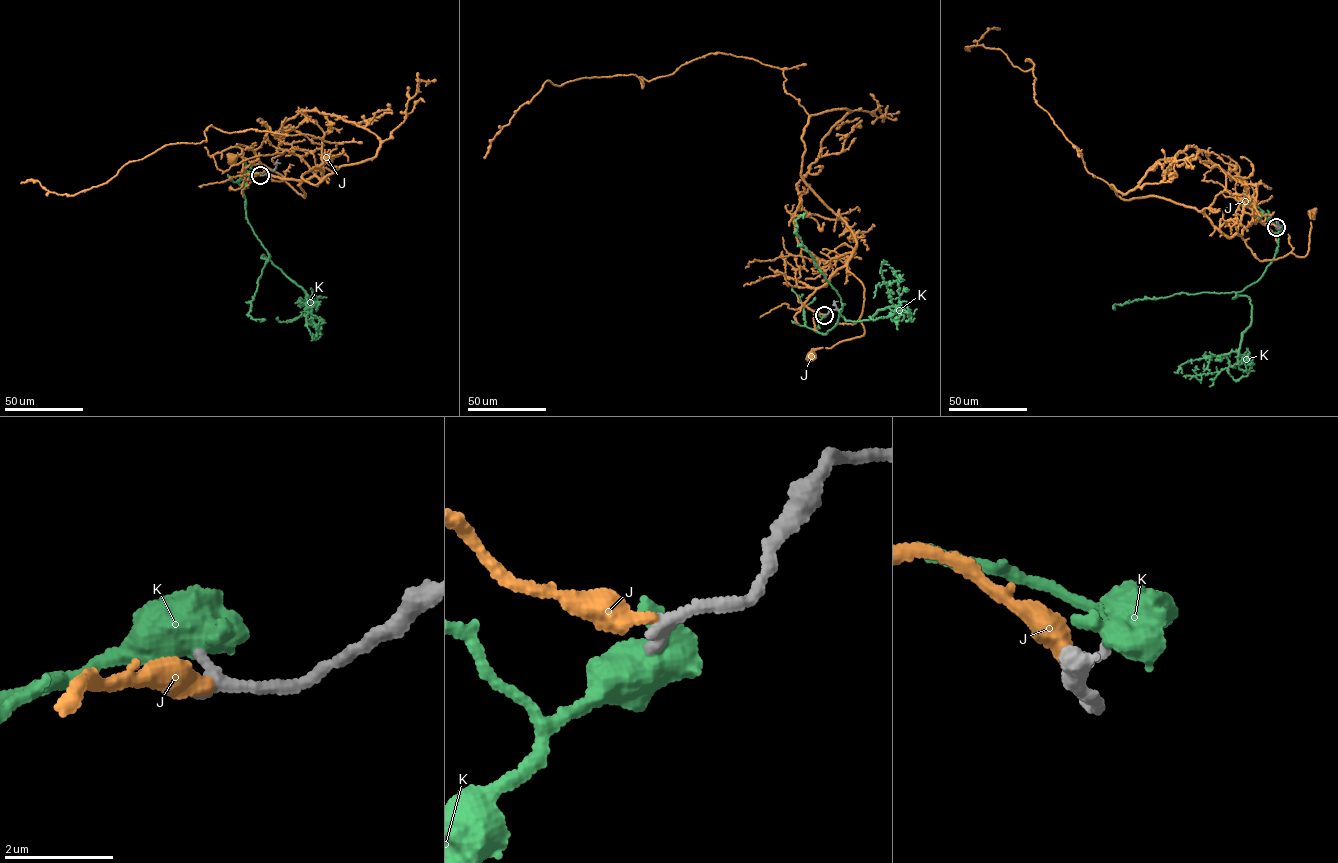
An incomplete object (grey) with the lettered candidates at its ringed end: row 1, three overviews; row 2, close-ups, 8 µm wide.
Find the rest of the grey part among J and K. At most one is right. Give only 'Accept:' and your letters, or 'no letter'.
Accept: J

